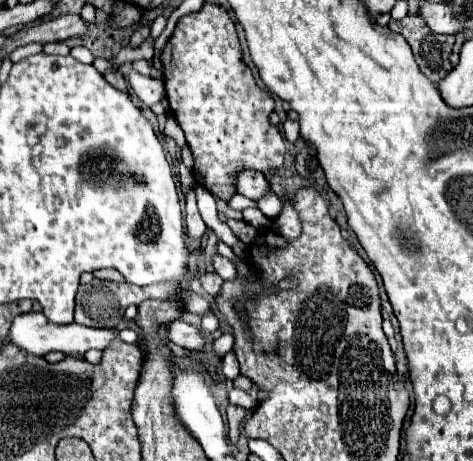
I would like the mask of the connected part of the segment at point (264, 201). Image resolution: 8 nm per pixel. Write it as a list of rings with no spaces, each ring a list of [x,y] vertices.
[[[268,189],[256,203],[258,203],[258,209],[266,217],[278,217],[280,211],[282,211],[282,205],[280,205],[280,201],[278,201],[278,197],[276,197],[276,193],[272,189]]]

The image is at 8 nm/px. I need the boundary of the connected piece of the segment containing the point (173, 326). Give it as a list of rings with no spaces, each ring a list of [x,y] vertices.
[[[174,321],[168,325],[168,333],[170,333],[170,341],[184,347],[184,349],[202,349],[204,347],[204,337],[200,333],[200,329],[196,329],[194,325],[188,325],[184,321]]]

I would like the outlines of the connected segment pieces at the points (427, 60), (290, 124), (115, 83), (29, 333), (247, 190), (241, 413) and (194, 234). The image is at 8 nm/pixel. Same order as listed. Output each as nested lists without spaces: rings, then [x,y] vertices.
[[[408,15],[400,21],[390,21],[388,25],[394,33],[404,35],[404,39],[410,43],[414,57],[420,65],[420,69],[424,71],[424,75],[428,75],[428,79],[432,79],[434,83],[438,83],[440,79],[444,79],[448,75],[448,71],[452,69],[448,57],[454,45],[454,37],[452,35],[436,35],[430,31],[430,27],[418,17],[418,15]]]
[[[287,119],[283,123],[286,140],[290,143],[295,143],[300,137],[300,128],[297,121]]]
[[[106,71],[104,79],[106,79],[112,87],[116,87],[116,89],[120,89],[120,91],[124,91],[124,93],[128,91],[128,85],[126,85],[126,81],[124,81],[124,77],[122,77],[120,71]]]
[[[22,313],[14,317],[10,325],[10,337],[8,341],[16,345],[20,351],[34,355],[34,357],[44,357],[50,351],[62,351],[66,355],[84,355],[88,349],[104,349],[108,343],[118,335],[116,329],[104,331],[104,329],[90,329],[78,323],[70,325],[54,325],[50,323],[42,313]]]
[[[242,169],[234,177],[234,181],[236,181],[234,183],[234,189],[240,195],[244,195],[248,199],[254,199],[254,201],[264,193],[264,189],[270,187],[268,181],[266,181],[266,177],[262,177],[262,173],[260,171],[254,171],[254,169]]]
[[[230,405],[227,409],[227,417],[230,432],[232,432],[232,434],[228,434],[228,437],[232,444],[236,444],[238,437],[240,437],[240,427],[242,427],[242,421],[244,421],[244,417],[246,417],[246,411],[244,411],[244,407]]]
[[[190,191],[186,195],[186,237],[188,237],[188,243],[192,249],[198,249],[204,233],[206,233],[206,225],[198,213],[194,191]]]

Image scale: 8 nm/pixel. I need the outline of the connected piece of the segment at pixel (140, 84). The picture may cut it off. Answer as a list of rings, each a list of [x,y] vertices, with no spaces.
[[[130,69],[128,73],[128,83],[134,89],[134,93],[140,97],[140,101],[148,107],[152,107],[154,103],[160,103],[166,95],[164,91],[164,83],[160,79],[152,79],[138,73],[136,69]]]

